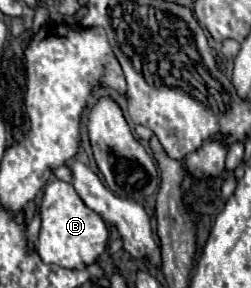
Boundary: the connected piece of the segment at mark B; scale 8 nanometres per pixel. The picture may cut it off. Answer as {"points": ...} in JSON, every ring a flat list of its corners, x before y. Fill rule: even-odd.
{"points":[[52,181,44,189,44,199,40,205,42,229,38,235,38,253,44,263,52,263,64,269,84,269,92,265,104,251,108,243,108,229,104,219,88,209,76,189,66,181]]}

